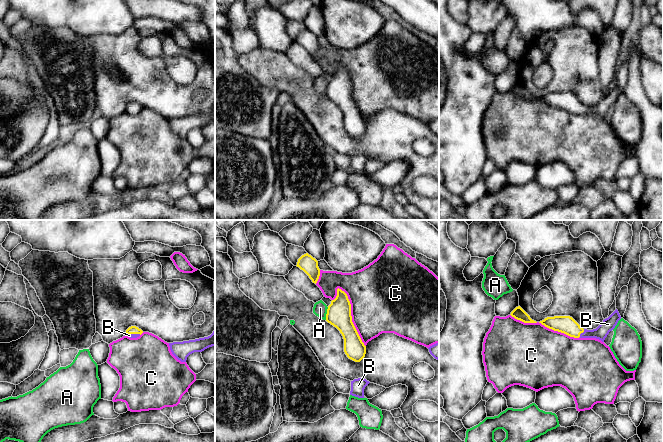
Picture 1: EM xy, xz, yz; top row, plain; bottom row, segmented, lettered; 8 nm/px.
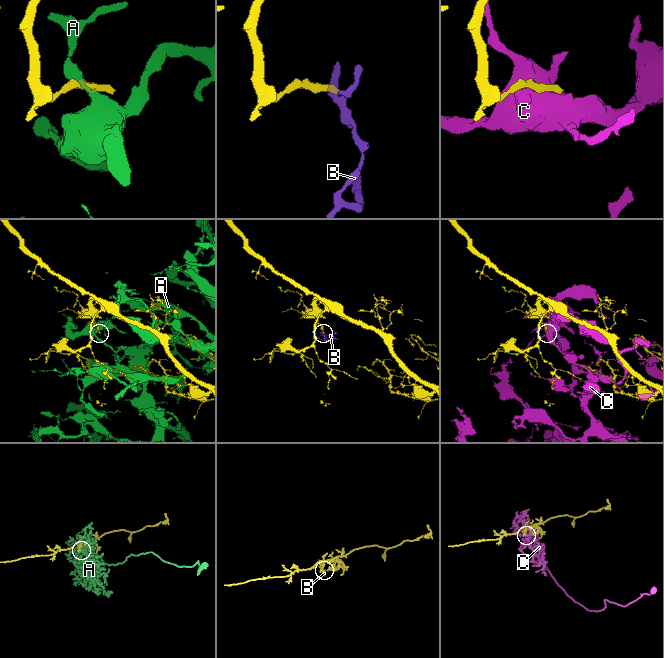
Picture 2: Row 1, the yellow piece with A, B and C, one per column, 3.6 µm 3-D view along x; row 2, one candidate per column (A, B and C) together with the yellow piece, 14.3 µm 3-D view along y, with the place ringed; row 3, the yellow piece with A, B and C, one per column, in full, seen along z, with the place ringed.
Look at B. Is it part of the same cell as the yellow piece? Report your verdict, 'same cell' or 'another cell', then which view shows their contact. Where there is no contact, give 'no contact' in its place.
same cell; meets yellow in yz

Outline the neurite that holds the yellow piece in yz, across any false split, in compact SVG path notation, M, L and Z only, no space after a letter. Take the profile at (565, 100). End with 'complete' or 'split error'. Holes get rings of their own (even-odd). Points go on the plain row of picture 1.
M616 85L608 94L593 106L583 105L572 93L570 92L554 92L547 93L540 97L545 103L564 109L574 114L596 114L604 118L605 114L617 101L621 92Z; split error

